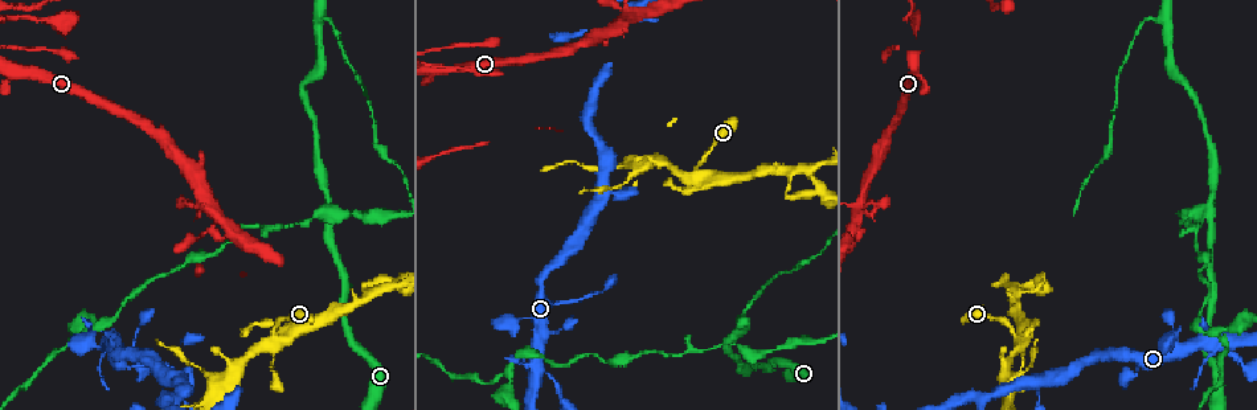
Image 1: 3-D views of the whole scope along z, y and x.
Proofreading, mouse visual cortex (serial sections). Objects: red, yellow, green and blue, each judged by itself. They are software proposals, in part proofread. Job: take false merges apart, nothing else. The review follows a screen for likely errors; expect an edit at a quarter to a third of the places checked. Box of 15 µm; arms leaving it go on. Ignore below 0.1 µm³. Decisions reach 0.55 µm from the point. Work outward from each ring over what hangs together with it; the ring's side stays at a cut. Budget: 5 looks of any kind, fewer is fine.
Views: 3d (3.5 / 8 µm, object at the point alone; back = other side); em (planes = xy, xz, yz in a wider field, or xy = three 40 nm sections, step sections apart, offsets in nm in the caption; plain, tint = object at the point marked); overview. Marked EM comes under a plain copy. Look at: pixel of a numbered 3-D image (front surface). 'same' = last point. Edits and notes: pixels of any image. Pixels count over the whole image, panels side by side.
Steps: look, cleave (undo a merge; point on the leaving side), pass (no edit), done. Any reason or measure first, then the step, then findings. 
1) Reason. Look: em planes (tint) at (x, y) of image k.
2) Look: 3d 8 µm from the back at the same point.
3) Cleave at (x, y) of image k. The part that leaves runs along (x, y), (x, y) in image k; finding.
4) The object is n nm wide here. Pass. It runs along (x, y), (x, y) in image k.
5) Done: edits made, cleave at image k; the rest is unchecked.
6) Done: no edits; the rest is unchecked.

Four-way junction. Look: 3d 8 µm at (1208, 219) of image 1.

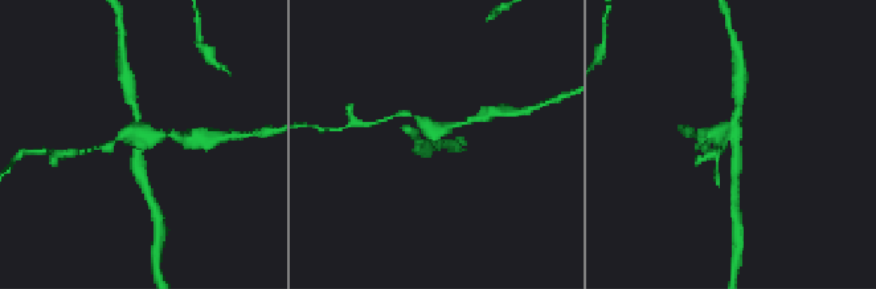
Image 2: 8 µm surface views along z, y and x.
Closer look. Look: 3d 3.5 µm at (438, 145) of image 2.

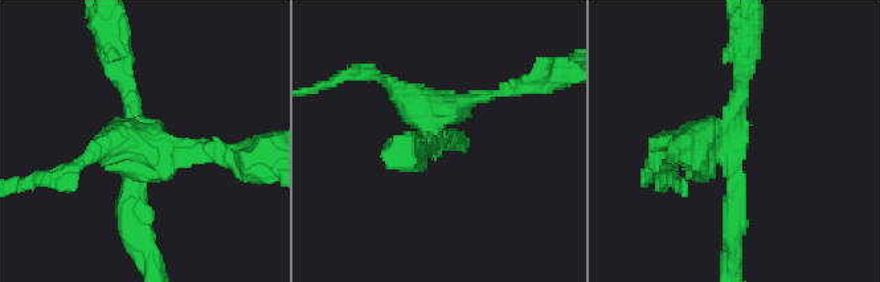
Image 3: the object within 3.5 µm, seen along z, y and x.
Look: em xy step 1 (tint) at (134, 161) of image 3.

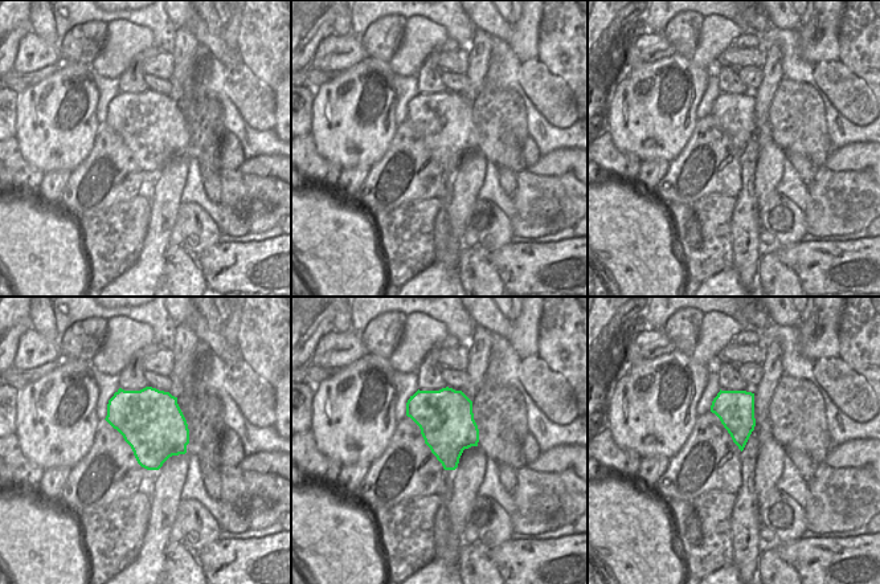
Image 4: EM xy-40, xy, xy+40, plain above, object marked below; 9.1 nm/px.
Cleave at (119, 130) of image 3. The part that leaves runs along (136, 143), (39, 175) in image 3; two cells meet here.

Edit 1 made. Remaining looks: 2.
Three arms meet. Look: 3d 3.5 µm from the back at (1020, 339) of image 1.

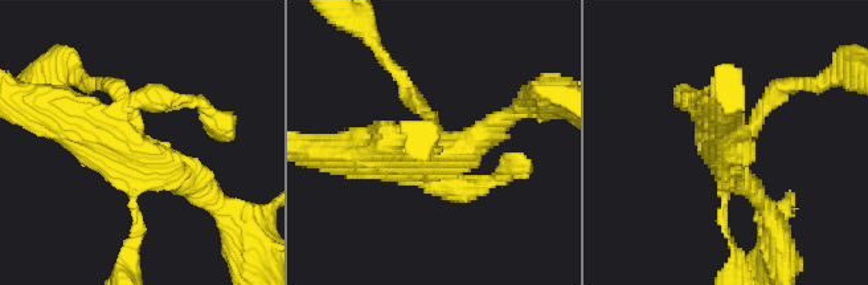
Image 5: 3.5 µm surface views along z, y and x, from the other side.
Look: em xy step 2 (tint) at (137, 148) of image 5.

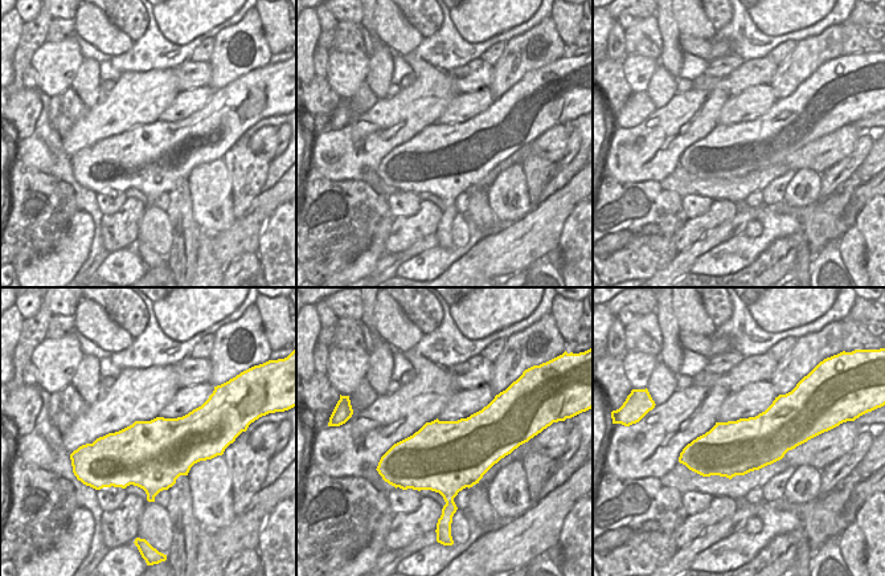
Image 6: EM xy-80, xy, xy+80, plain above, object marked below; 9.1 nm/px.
Pass. It runs along (408, 92), (432, 143), (351, 154) in image 5; all the same cell.

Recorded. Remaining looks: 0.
Done: edits made, cleave at image 3; the rest is unchecked.

